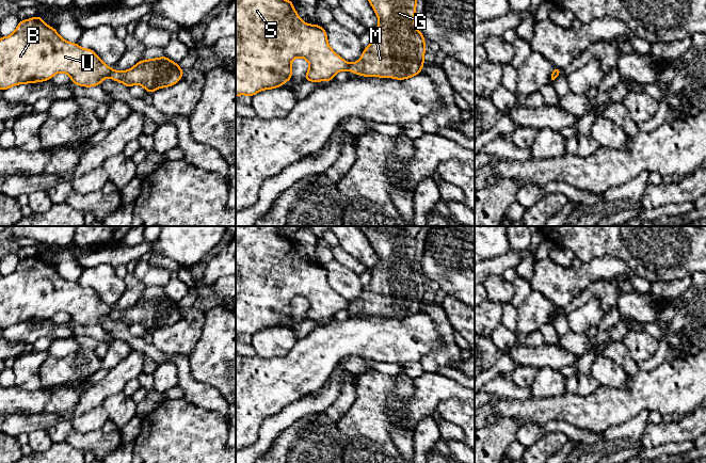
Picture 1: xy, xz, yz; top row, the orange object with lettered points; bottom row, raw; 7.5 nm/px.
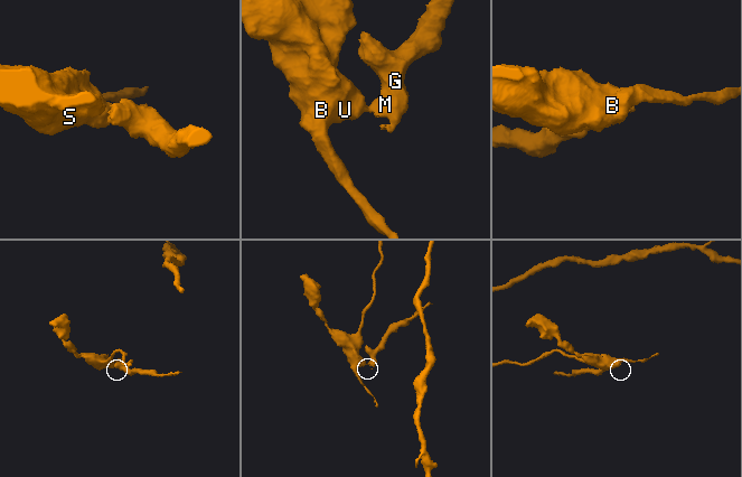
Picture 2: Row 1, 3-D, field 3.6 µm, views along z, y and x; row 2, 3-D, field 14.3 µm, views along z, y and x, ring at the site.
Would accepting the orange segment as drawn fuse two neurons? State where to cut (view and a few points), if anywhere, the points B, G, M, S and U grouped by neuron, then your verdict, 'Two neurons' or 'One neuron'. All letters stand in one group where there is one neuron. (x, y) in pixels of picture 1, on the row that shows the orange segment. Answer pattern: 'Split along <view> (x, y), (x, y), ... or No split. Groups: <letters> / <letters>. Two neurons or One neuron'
Split along xy (112, 69), (109, 76). Groups: B S U / G M. Two neurons

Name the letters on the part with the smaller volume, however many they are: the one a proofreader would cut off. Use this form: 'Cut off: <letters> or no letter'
Cut off: G, M

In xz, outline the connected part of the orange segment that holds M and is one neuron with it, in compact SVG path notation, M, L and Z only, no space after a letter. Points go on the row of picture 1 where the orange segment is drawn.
M368 0L374 10L379 26L371 31L372 41L360 59L350 64L349 70L359 76L375 76L404 80L421 73L426 53L424 37L415 27L417 0Z

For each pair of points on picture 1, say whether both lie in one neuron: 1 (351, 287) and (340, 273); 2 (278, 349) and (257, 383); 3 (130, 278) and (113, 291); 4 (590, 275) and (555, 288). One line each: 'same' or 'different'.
1: same
2: different
3: different
4: same

